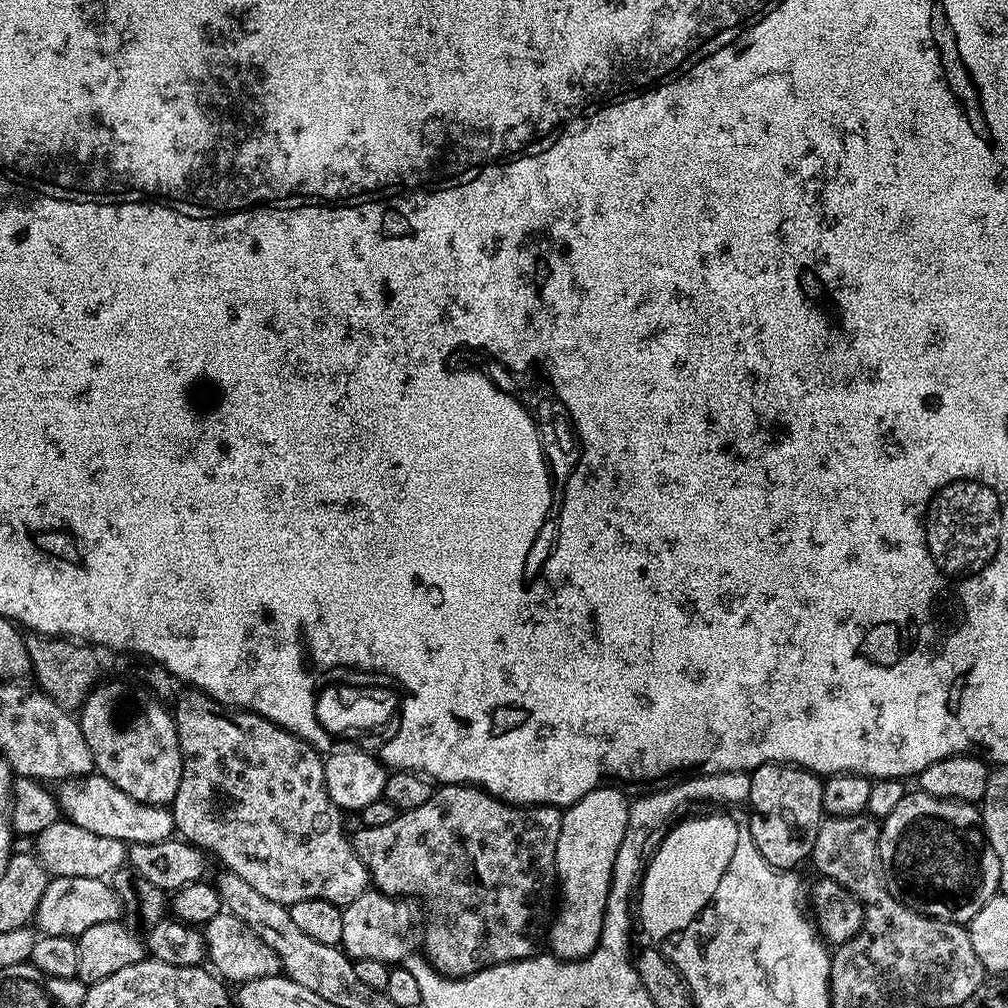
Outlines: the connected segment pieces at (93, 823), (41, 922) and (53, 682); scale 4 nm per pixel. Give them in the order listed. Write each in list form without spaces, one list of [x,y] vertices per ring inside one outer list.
[[[89,774],[63,781],[58,788],[58,799],[63,819],[82,826],[82,830],[90,830],[90,834],[118,838],[129,846],[173,839],[172,814],[165,805],[136,801],[102,775]]]
[[[52,876],[46,886],[46,894],[42,894],[42,902],[38,902],[34,924],[43,935],[75,938],[82,934],[82,930],[98,926],[98,922],[120,920],[121,916],[120,900],[107,879]]]
[[[39,634],[25,635],[24,645],[30,654],[32,662],[31,673],[36,676],[35,683],[41,692],[47,694],[54,702],[58,702],[58,706],[69,710],[80,710],[88,697],[89,691],[95,688],[100,676],[100,660],[95,656],[93,649],[87,643],[77,642],[71,638],[57,638],[55,636],[42,636]]]

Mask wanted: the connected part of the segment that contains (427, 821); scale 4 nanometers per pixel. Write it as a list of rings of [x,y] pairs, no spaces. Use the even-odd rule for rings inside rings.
[[[441,784],[423,806],[397,812],[394,822],[386,826],[357,827],[351,841],[368,868],[369,881],[379,891],[393,898],[417,896],[424,903],[428,918],[422,922],[422,952],[428,963],[444,976],[469,976],[491,964],[525,960],[541,951],[558,892],[556,847],[561,815],[561,809],[551,804],[507,804],[475,784]]]

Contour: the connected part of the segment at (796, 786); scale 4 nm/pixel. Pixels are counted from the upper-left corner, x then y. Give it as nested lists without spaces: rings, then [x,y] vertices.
[[[763,764],[751,771],[750,778],[748,836],[768,864],[779,870],[795,869],[811,855],[824,819],[823,779],[808,769],[780,764]]]

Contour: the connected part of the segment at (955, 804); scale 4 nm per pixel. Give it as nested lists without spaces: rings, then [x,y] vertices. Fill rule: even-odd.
[[[913,790],[913,792],[909,791],[905,794],[902,802],[898,802],[894,814],[890,814],[880,824],[880,867],[884,874],[884,883],[887,884],[890,894],[895,900],[902,902],[906,907],[912,908],[915,912],[920,912],[924,916],[933,916],[946,922],[967,925],[968,921],[974,918],[974,914],[978,914],[978,910],[982,910],[982,906],[986,906],[986,902],[990,902],[990,898],[997,895],[1000,886],[999,866],[998,855],[988,844],[984,829],[981,827],[981,809],[976,804],[967,804],[961,800],[934,798],[925,792]]]

